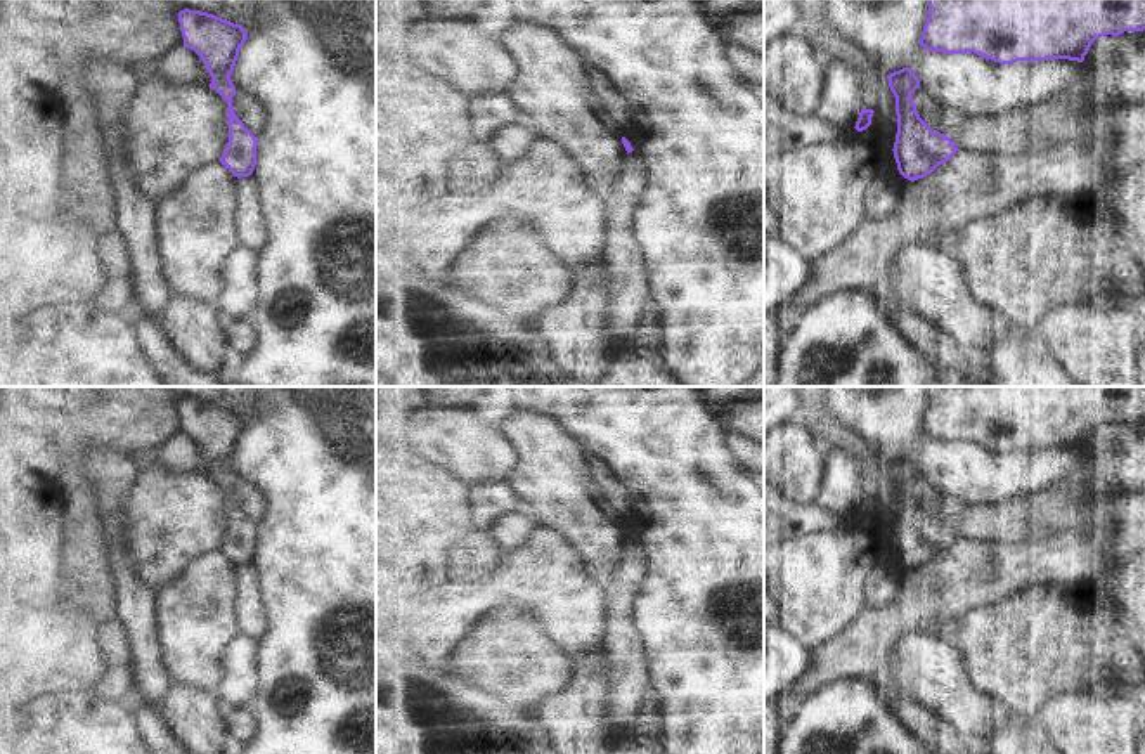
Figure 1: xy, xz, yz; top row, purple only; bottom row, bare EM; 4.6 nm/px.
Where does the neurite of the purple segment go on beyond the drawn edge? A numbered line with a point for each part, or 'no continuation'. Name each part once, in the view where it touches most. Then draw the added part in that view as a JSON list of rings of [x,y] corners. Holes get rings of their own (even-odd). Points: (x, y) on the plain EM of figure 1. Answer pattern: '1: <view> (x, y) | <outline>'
no continuation

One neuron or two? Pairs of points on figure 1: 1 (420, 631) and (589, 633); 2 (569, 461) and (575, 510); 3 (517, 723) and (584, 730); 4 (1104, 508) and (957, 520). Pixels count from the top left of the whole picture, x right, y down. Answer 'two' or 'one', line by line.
1: one
2: one
3: two
4: one

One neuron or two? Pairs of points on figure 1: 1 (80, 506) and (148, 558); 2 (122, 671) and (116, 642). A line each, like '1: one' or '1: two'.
1: two
2: one

